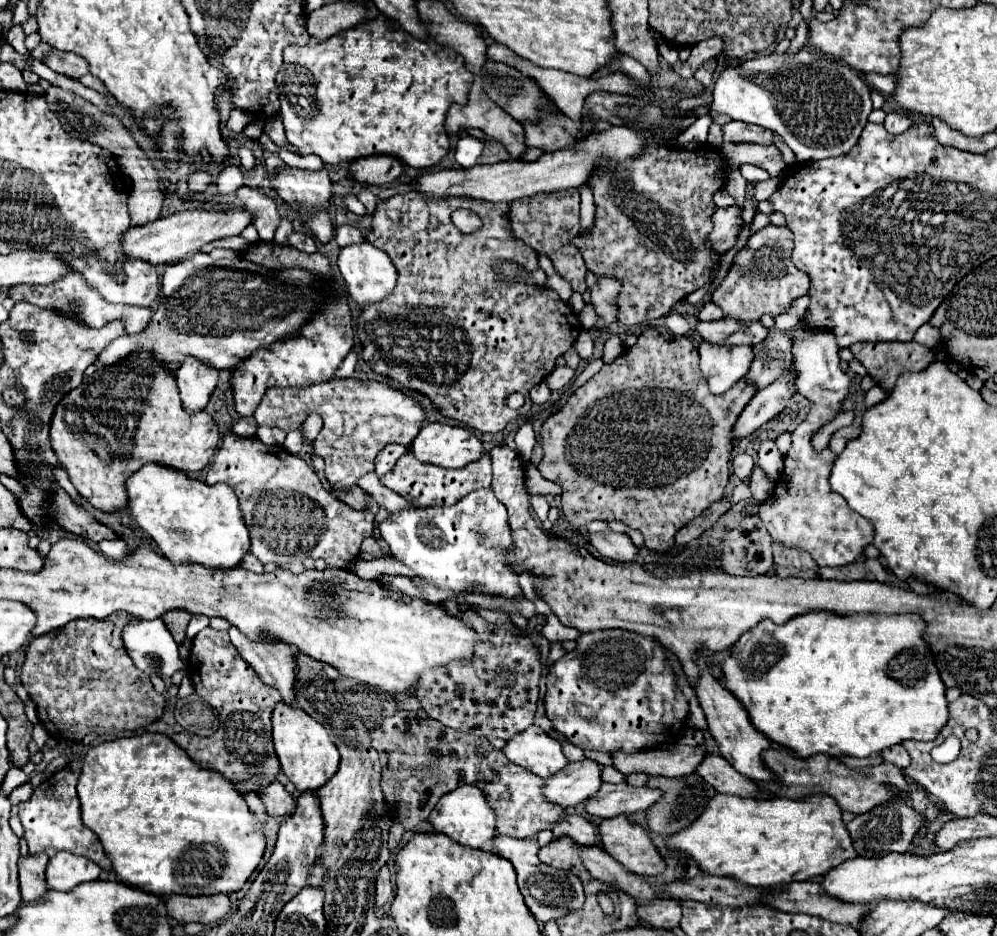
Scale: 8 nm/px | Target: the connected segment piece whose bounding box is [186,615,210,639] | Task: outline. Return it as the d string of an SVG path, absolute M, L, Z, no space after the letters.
M192 615L190 625L188 625L188 629L186 629L186 637L188 637L188 639L194 639L194 635L196 635L198 631L202 631L204 627L208 627L208 623L210 623L208 617L196 617L196 615Z

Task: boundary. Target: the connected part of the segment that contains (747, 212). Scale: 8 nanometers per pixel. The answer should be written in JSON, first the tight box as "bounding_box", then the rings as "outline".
{"bounding_box":[742,195,756,237],"outline":[[[747,195],[744,202],[742,219],[744,221],[744,237],[748,237],[748,225],[752,223],[756,214],[754,199],[752,196]]]}

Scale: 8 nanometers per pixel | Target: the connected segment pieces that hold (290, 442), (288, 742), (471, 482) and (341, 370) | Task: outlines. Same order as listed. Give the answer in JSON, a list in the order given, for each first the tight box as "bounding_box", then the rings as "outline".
[{"bounding_box":[284,431,304,453],"outline":[[[290,431],[288,435],[286,435],[286,441],[284,441],[284,449],[288,449],[290,453],[300,453],[300,449],[302,449],[302,445],[304,445],[304,435],[300,433],[300,431]]]},{"bounding_box":[272,703,338,793],"outline":[[[278,703],[272,713],[272,741],[282,767],[282,773],[294,783],[294,787],[304,793],[316,793],[336,771],[338,771],[338,749],[332,743],[328,731],[302,709],[292,709],[290,705]]]},{"bounding_box":[380,453,492,507],"outline":[[[406,453],[396,461],[394,469],[380,479],[384,487],[402,495],[416,507],[430,507],[430,505],[450,507],[458,503],[462,497],[466,497],[468,493],[482,487],[490,487],[490,481],[492,481],[492,463],[488,453],[484,453],[476,463],[470,463],[464,469],[444,469],[430,463],[420,463],[412,453]]]},{"bounding_box":[336,351,358,377],"outline":[[[352,351],[352,353],[348,353],[348,357],[342,361],[342,365],[338,367],[338,371],[336,371],[336,377],[352,377],[352,373],[354,373],[354,367],[356,367],[356,361],[358,361],[358,355]]]}]

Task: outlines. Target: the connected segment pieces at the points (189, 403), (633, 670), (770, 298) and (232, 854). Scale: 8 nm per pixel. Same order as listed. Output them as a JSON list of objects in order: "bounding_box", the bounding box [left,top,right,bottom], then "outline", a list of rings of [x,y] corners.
[{"bounding_box":[176,357,218,413],"outline":[[[192,357],[184,359],[176,373],[178,391],[182,399],[182,407],[188,409],[188,413],[198,413],[200,409],[206,409],[210,395],[218,383],[218,371],[208,369],[206,365],[198,365],[192,361]]]},{"bounding_box":[546,629,688,753],"outline":[[[600,629],[582,633],[576,643],[576,649],[562,655],[546,677],[546,717],[558,733],[580,749],[606,753],[616,749],[634,753],[644,747],[672,743],[682,735],[688,719],[688,701],[682,695],[676,673],[658,641],[624,629]]]},{"bounding_box":[712,225,808,321],"outline":[[[766,225],[756,231],[744,249],[734,257],[734,265],[730,267],[722,285],[714,291],[712,301],[724,311],[728,317],[736,317],[742,321],[756,321],[762,315],[780,315],[786,313],[790,303],[808,293],[808,275],[792,265],[792,231],[788,227]]]},{"bounding_box":[78,733,266,897],"outline":[[[144,733],[144,735],[136,735],[136,737],[128,737],[128,739],[116,739],[116,741],[108,741],[108,743],[100,743],[96,747],[92,747],[88,751],[88,755],[84,757],[82,773],[78,779],[78,797],[82,803],[82,821],[102,841],[104,851],[114,865],[114,873],[116,873],[118,881],[122,881],[124,885],[130,885],[130,887],[138,887],[146,893],[154,893],[154,895],[178,893],[178,895],[202,897],[202,895],[218,895],[218,893],[228,895],[228,893],[240,891],[244,887],[244,883],[250,879],[250,875],[254,873],[254,869],[258,867],[258,863],[264,855],[264,849],[266,849],[264,827],[250,813],[246,801],[236,791],[236,787],[218,771],[204,769],[198,763],[194,763],[182,747],[178,747],[170,737],[160,735],[160,733]]]}]

